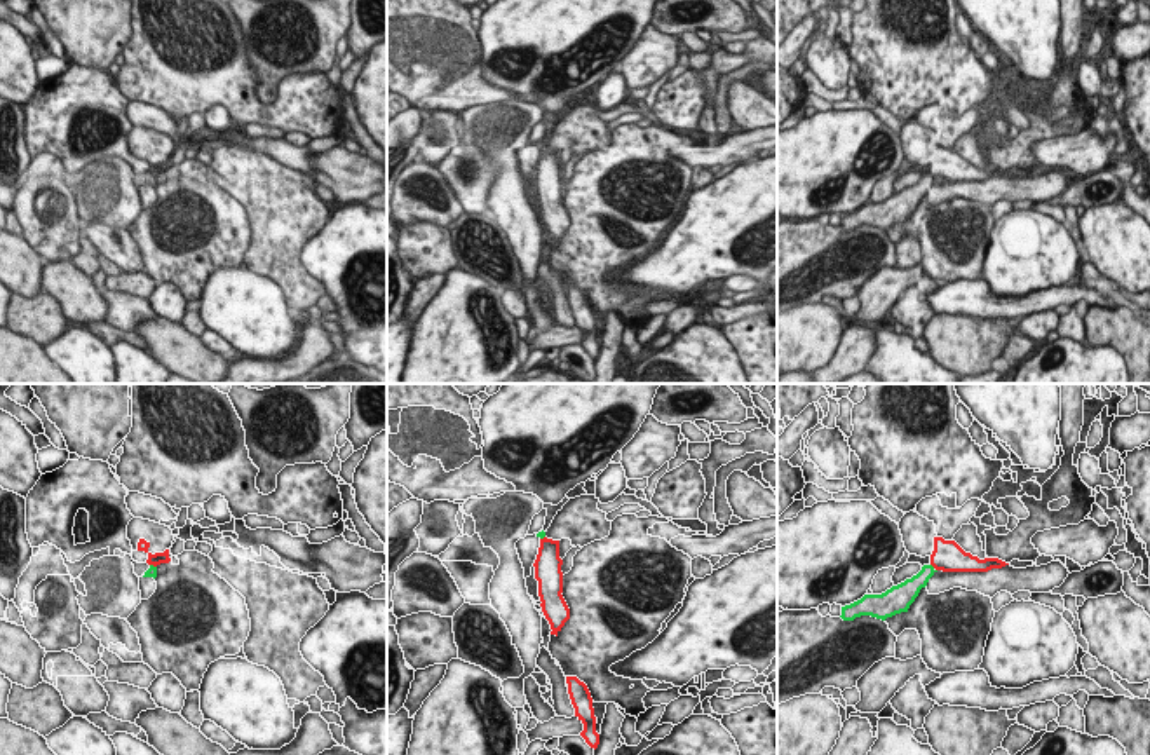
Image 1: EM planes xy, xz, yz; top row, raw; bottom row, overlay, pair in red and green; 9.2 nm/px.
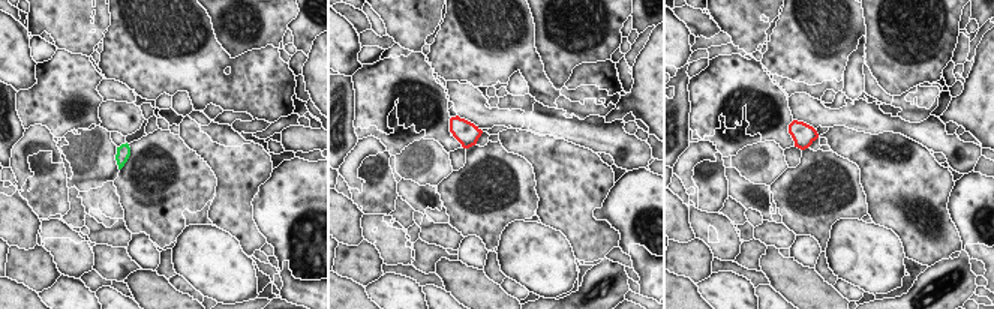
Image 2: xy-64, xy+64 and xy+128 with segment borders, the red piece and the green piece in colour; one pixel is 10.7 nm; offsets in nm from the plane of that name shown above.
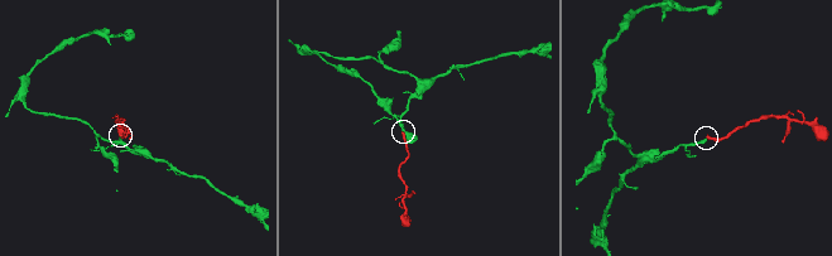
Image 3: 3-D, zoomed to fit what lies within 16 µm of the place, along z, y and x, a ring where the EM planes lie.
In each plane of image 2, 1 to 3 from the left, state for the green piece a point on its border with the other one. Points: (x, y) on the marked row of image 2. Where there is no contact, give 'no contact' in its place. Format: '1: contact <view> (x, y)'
1: no contact
2: no contact
3: no contact

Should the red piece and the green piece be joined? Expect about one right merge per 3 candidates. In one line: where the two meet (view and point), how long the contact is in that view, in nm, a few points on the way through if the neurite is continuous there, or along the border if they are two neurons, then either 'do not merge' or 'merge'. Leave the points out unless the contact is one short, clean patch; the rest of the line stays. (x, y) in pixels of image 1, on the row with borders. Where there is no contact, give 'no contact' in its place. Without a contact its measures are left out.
meets red in yz at (934, 567); contact 100 nm long; border along yz (931, 564), (936, 571); do not merge

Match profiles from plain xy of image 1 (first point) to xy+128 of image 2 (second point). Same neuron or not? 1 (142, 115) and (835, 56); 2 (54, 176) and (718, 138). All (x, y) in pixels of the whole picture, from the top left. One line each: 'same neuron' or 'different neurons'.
1: different neurons
2: different neurons

